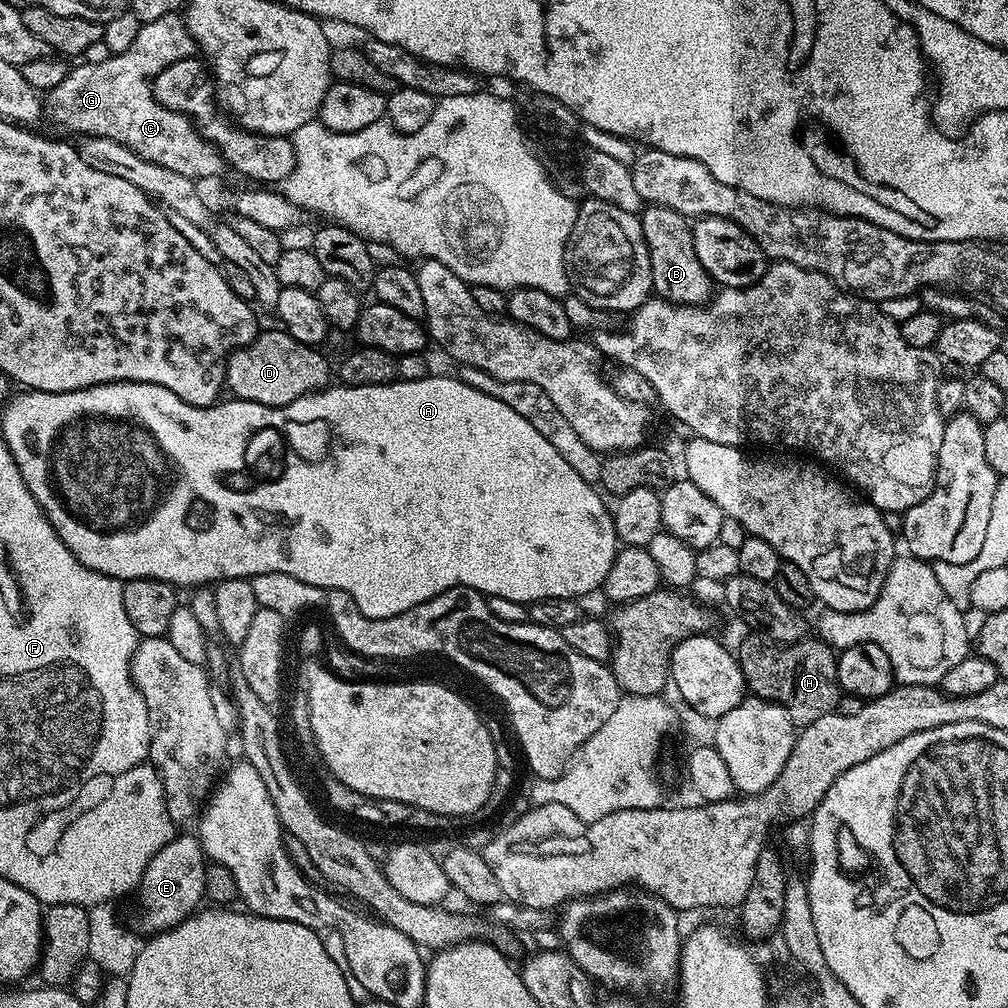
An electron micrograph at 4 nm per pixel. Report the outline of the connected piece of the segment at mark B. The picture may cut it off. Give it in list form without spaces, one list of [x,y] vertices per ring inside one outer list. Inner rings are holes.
[[[648,204],[639,213],[644,241],[650,254],[652,291],[661,300],[672,304],[707,304],[714,292],[714,281],[706,274],[698,254],[694,254],[692,224],[689,217],[661,204]]]

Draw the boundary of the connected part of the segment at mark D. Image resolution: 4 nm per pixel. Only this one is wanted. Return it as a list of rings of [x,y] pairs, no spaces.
[[[261,331],[250,343],[235,348],[224,363],[224,382],[235,399],[281,408],[311,392],[319,392],[329,383],[328,360],[319,347],[303,344],[289,332]]]

